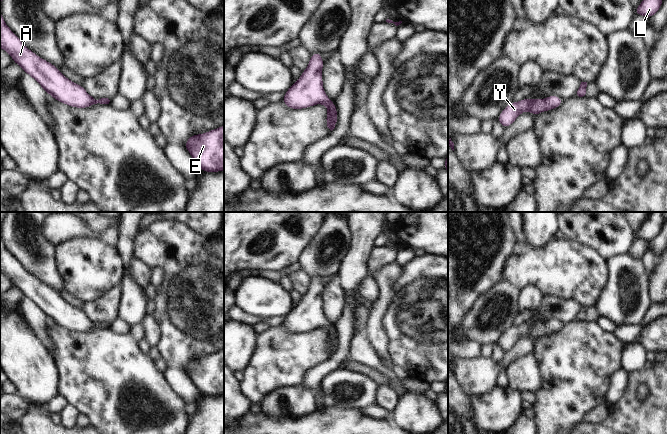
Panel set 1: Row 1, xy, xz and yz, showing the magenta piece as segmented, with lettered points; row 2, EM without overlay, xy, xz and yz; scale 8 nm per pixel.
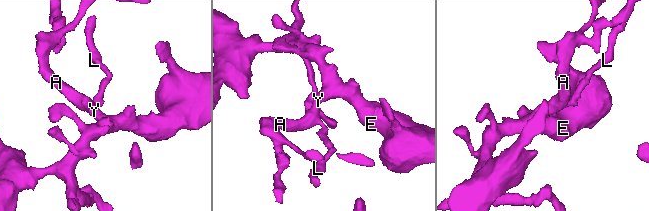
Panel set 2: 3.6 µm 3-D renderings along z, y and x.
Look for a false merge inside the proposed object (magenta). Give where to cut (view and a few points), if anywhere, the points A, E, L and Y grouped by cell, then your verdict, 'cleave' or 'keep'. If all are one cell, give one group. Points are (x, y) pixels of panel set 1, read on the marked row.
no cut | A E L Y | keep

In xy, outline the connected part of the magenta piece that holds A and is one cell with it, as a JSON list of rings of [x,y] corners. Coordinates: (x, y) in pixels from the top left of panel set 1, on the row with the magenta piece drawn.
[[[1,11],[0,47],[55,100],[75,108],[88,108],[97,103],[109,104],[108,98],[94,99],[80,84],[62,75],[58,67],[28,49],[6,25]]]

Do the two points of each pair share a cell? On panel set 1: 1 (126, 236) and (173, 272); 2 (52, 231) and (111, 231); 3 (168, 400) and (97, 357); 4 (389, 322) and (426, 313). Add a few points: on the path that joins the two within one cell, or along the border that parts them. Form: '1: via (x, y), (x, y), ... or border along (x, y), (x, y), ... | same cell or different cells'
1: border along (139, 230), (133, 239), (133, 256) | different cells
2: via (67, 231), (84, 231), (96, 234) | same cell
3: via (150, 389), (134, 381), (121, 381), (115, 375) | same cell
4: via (398, 322), (417, 321) | same cell

